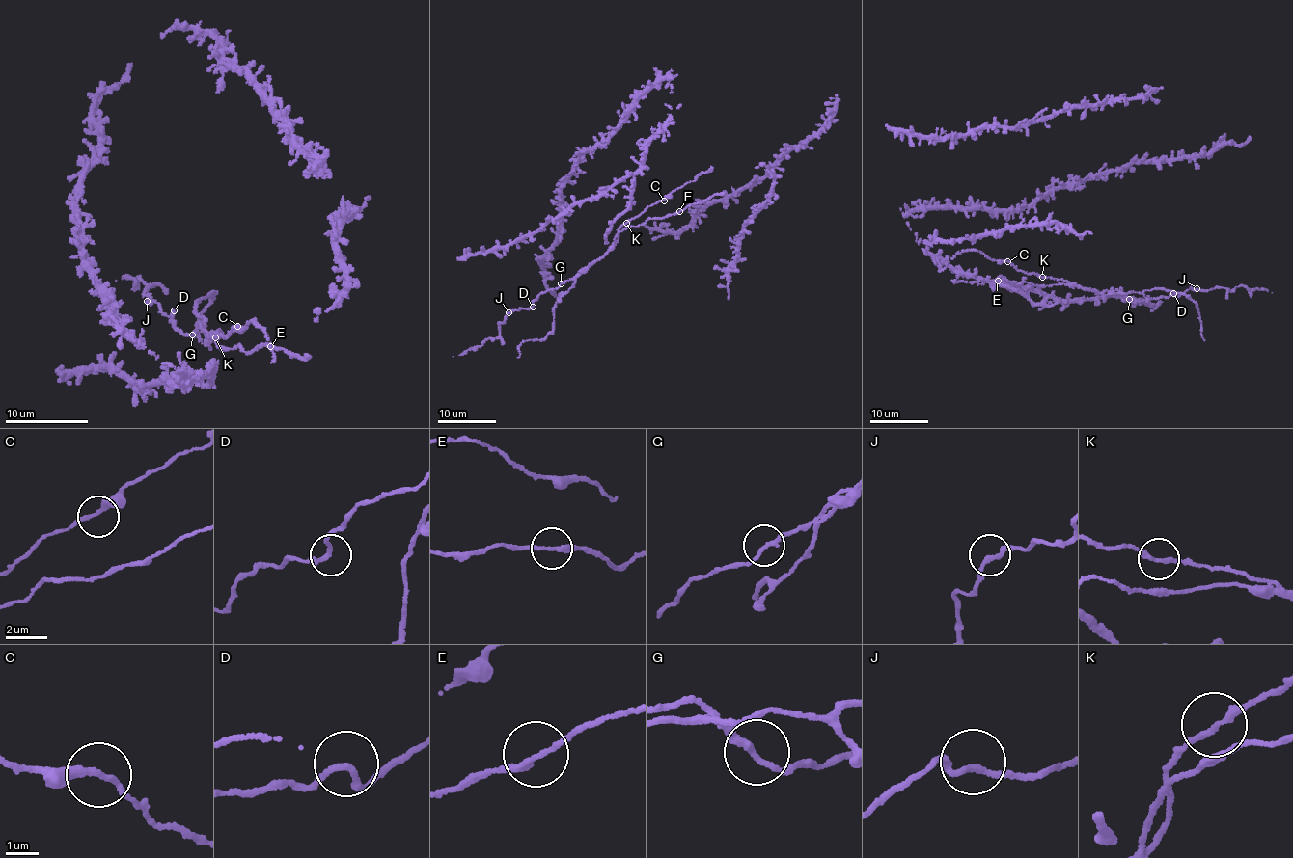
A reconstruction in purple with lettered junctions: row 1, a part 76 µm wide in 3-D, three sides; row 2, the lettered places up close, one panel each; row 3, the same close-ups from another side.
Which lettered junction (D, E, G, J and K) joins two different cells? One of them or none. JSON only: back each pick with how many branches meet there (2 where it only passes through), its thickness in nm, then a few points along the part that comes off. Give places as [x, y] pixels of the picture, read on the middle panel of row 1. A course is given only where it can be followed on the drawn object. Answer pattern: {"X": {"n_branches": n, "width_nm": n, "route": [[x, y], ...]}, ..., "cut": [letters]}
{"cut": []}

